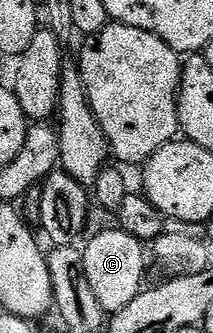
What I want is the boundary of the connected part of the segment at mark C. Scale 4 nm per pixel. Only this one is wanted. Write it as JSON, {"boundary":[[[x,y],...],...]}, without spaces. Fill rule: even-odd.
{"boundary":[[[118,229],[99,231],[87,247],[82,248],[85,257],[85,277],[89,277],[89,285],[101,301],[104,313],[114,313],[125,309],[133,297],[137,297],[144,290],[143,278],[147,275],[147,255],[145,245],[137,237]]]}

